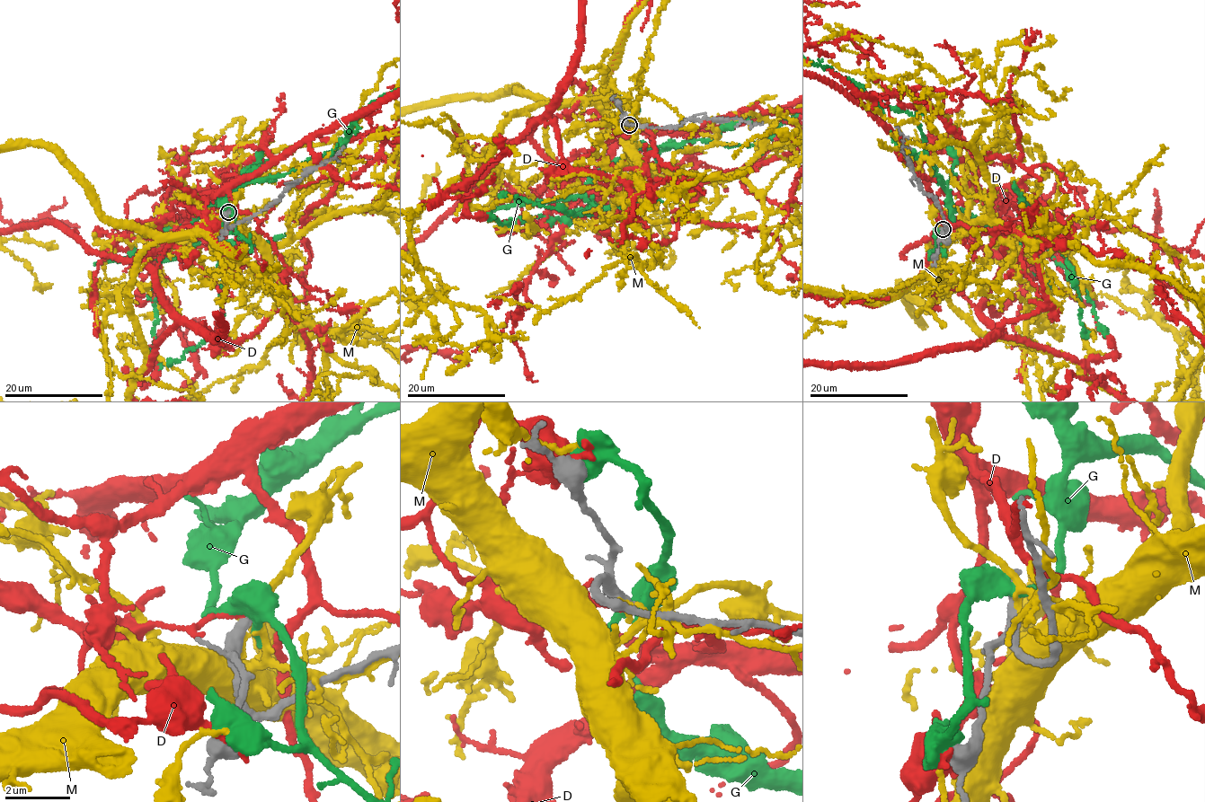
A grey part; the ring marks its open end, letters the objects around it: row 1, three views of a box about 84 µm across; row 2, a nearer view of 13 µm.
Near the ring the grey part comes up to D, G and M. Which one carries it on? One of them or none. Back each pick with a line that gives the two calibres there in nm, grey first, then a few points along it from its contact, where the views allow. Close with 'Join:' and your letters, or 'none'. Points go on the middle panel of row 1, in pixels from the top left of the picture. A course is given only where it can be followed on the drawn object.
Join: none

